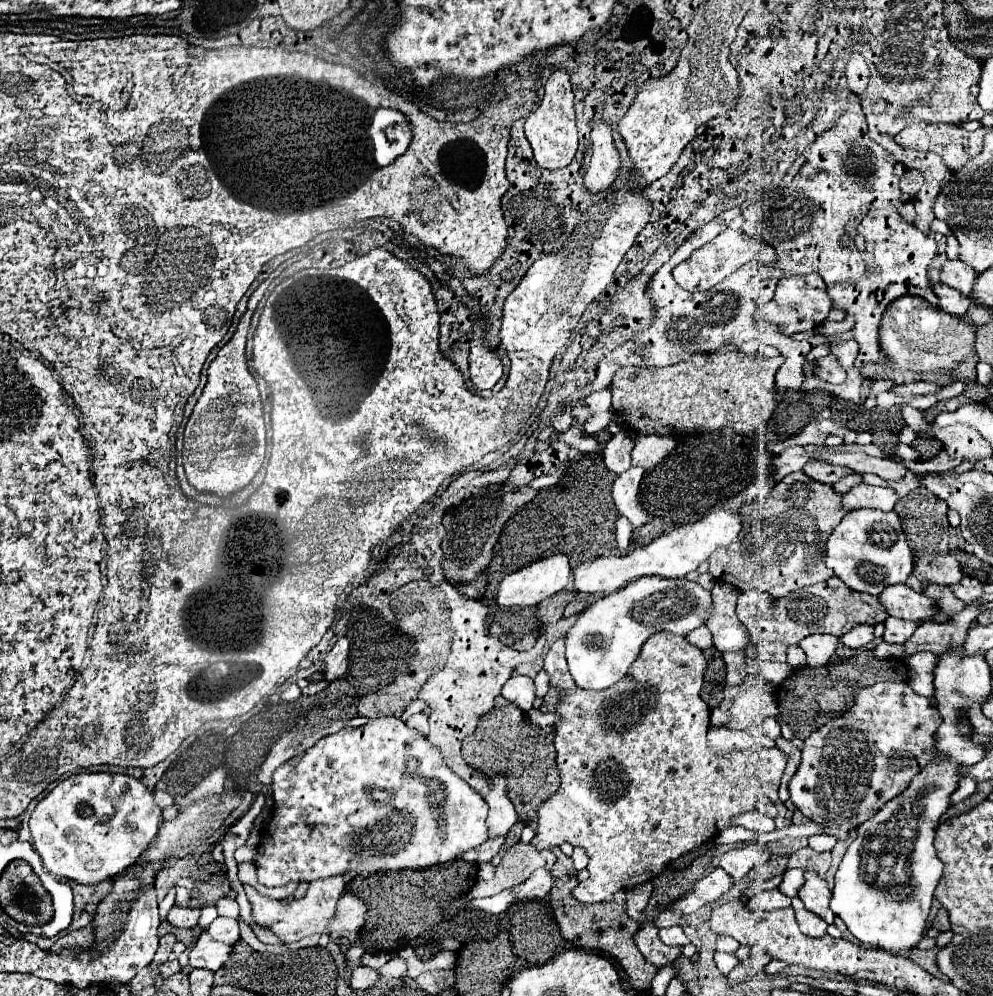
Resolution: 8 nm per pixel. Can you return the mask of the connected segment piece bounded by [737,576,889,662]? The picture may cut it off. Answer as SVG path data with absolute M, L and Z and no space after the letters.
M837 576L829 578L827 582L801 588L785 598L773 598L767 592L759 590L747 590L741 592L737 600L737 618L747 626L751 634L751 642L747 646L747 656L755 656L759 660L769 662L785 662L785 650L791 644L799 644L801 638L825 632L833 636L843 636L851 628L859 624L877 624L887 620L887 612L877 602L877 596L853 592L849 586L845 586L843 580L837 580Z

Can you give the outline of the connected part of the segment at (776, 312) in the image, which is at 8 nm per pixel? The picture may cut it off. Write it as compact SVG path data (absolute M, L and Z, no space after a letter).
M785 274L775 288L773 300L765 306L763 318L779 324L787 334L795 334L795 332L803 332L803 330L813 330L817 324L825 322L831 308L833 308L833 304L831 304L831 298L827 296L825 282L821 280L821 276L817 276L817 274L805 274L805 276Z

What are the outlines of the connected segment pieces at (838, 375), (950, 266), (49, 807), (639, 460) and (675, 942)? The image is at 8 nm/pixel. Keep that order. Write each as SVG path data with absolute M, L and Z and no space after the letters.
M825 356L817 362L817 368L815 368L815 374L831 384L843 384L845 382L845 370L839 366L837 358L833 356Z
M947 260L943 264L941 270L941 282L947 286L953 286L955 290L959 290L965 298L969 298L973 294L973 284L975 284L977 274L973 272L973 268L969 268L965 262L959 260Z
M75 774L61 780L33 810L29 830L33 846L43 860L43 866L53 876L65 876L83 886L95 886L103 880L115 878L127 870L145 848L155 840L159 828L161 810L153 800L153 794L135 778L125 774Z
M637 436L633 448L633 466L655 468L663 458L667 458L675 450L673 438L657 438L657 436Z
M671 926L671 928L661 928L659 930L659 938L663 944L667 946L681 946L681 944L689 944L687 936L683 934L683 930L679 926Z

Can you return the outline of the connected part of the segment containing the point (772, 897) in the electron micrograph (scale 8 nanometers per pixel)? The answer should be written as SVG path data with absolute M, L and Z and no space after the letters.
M775 890L761 892L761 910L779 910L785 906L791 906L791 898L785 896L783 892L775 892Z

